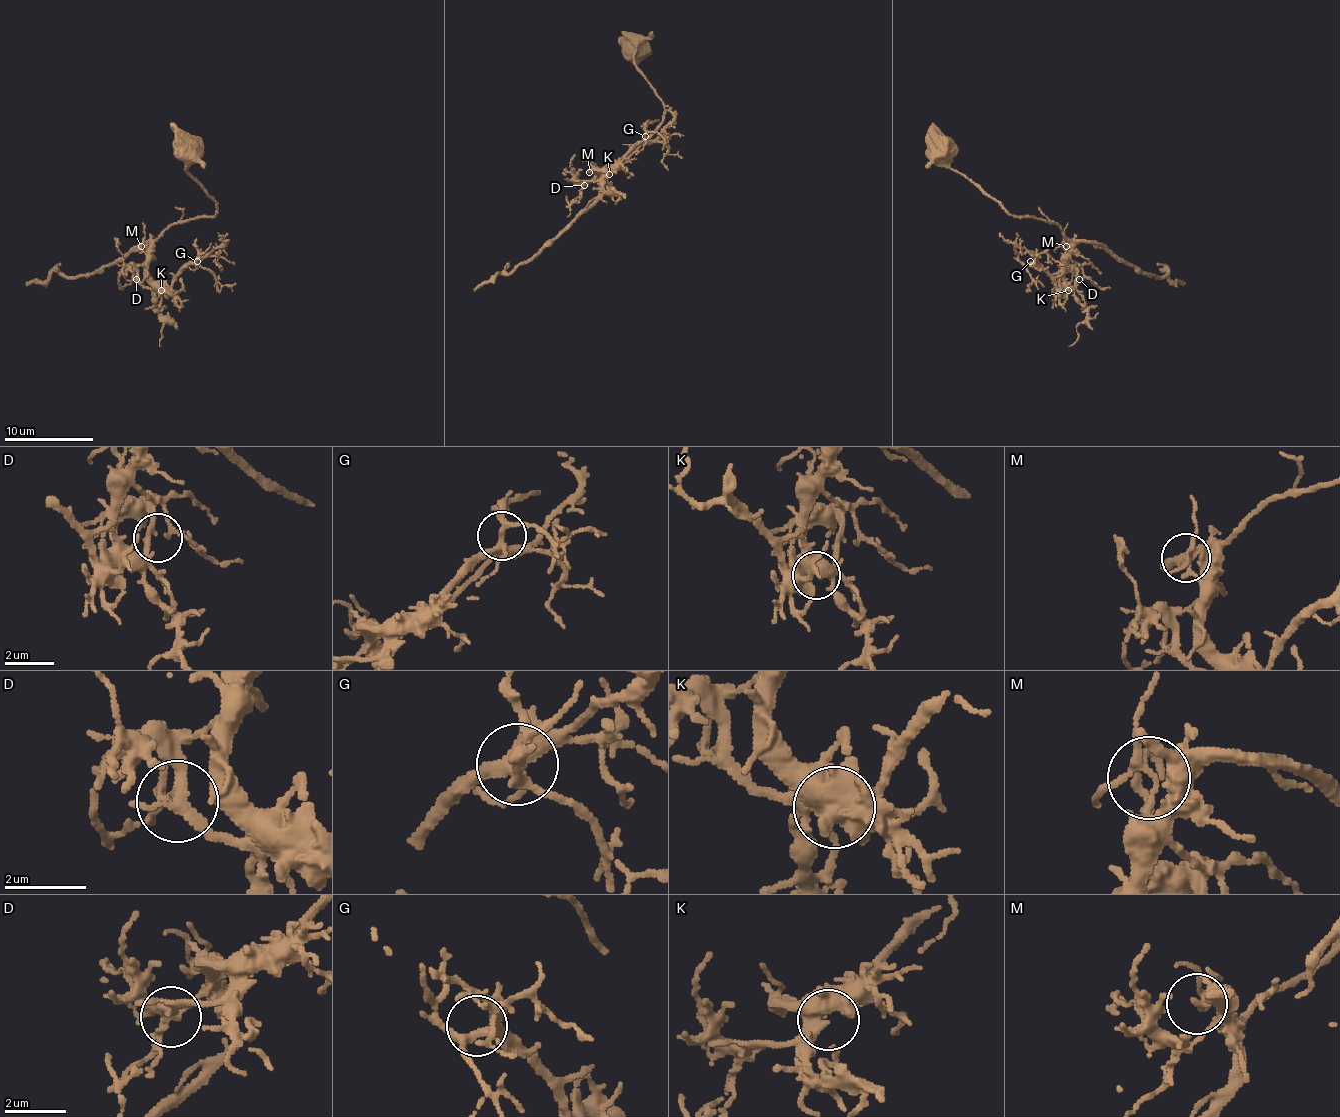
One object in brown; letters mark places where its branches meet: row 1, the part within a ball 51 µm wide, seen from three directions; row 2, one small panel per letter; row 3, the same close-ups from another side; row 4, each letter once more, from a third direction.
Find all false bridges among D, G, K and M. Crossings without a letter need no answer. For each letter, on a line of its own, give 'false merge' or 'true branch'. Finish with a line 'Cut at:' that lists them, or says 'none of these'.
D: true branch
G: true branch
K: true branch
M: true branch
Cut at: none of these

